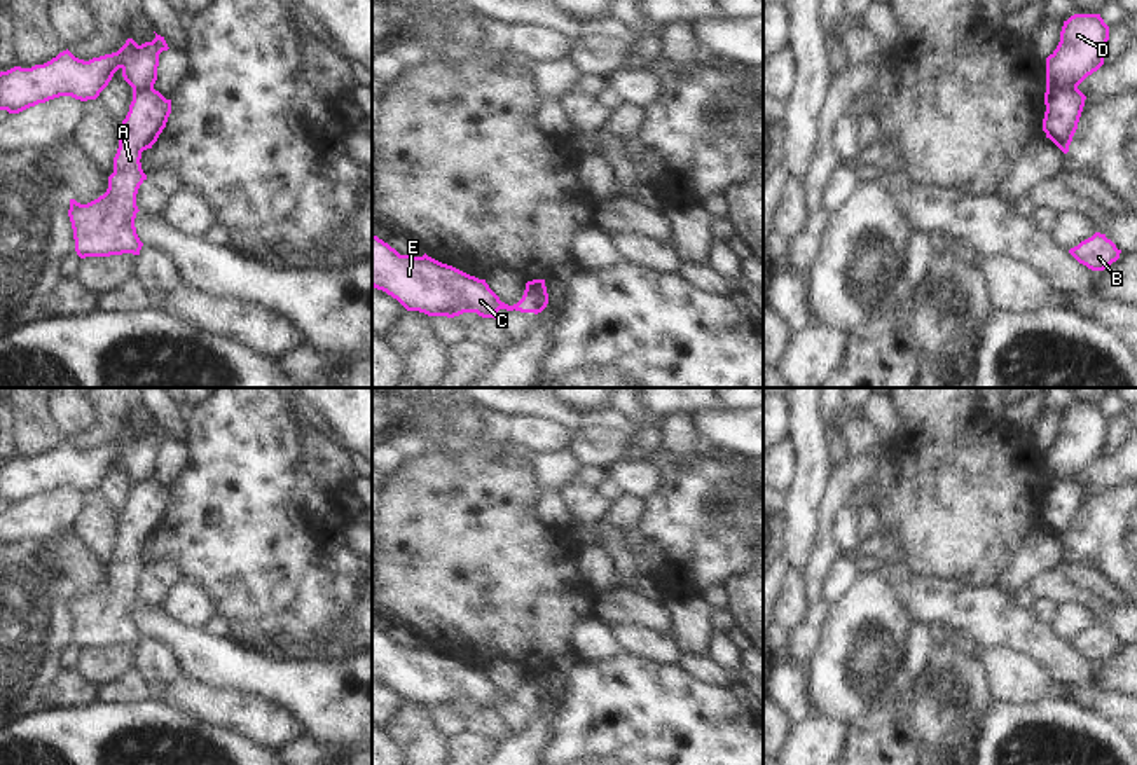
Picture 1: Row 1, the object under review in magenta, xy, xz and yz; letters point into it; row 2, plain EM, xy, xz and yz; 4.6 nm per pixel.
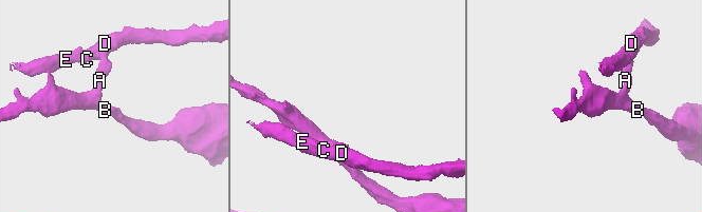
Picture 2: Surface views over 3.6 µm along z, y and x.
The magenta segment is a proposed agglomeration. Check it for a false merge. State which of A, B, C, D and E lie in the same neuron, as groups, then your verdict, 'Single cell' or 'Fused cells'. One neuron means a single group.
Groups: A B / C D E. Fused cells

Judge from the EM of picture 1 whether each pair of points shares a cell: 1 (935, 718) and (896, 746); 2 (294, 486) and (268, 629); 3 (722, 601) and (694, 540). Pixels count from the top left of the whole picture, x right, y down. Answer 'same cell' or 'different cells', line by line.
1: different cells
2: same cell
3: different cells

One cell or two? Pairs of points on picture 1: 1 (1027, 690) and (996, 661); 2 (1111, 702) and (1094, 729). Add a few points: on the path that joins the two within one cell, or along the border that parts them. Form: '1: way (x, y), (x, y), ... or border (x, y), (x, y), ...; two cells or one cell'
1: way (1020, 683), (1003, 668); one cell
2: border (1071, 701), (1104, 715), (1118, 727); two cells

